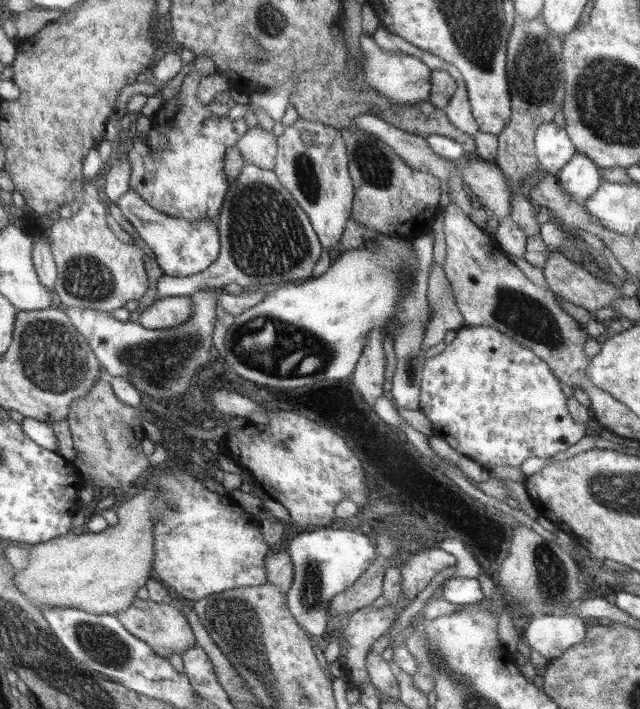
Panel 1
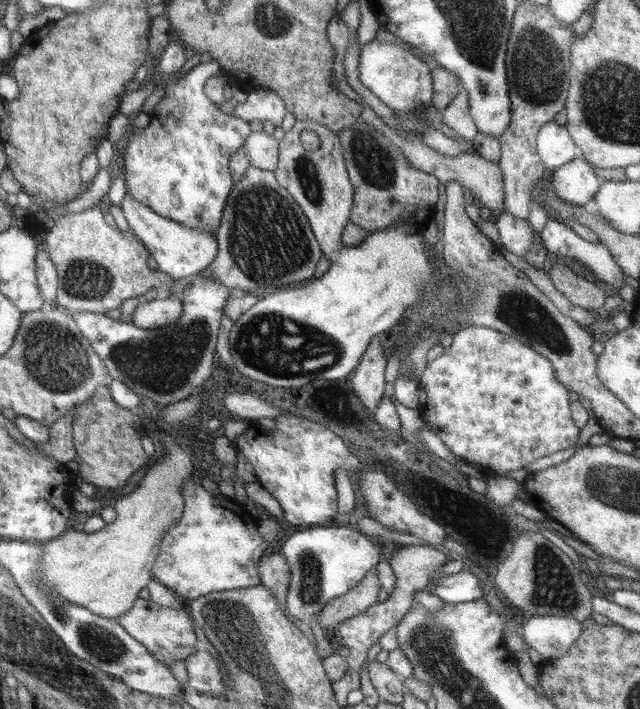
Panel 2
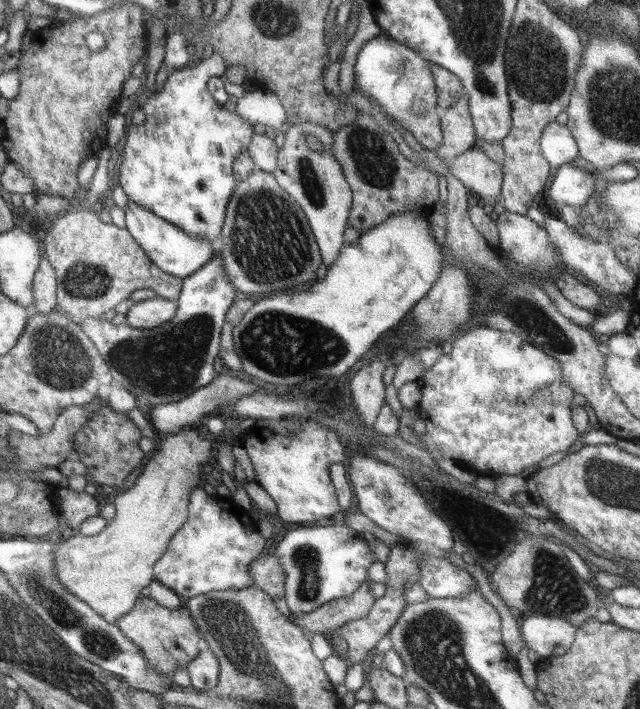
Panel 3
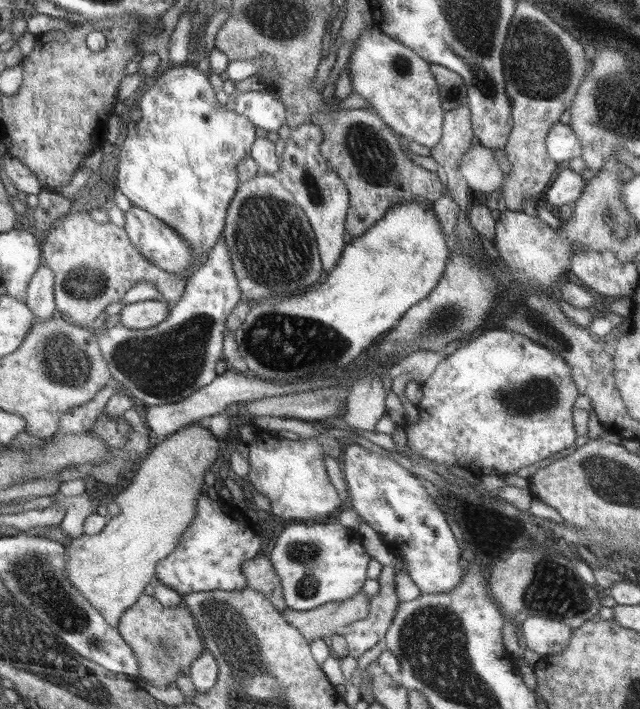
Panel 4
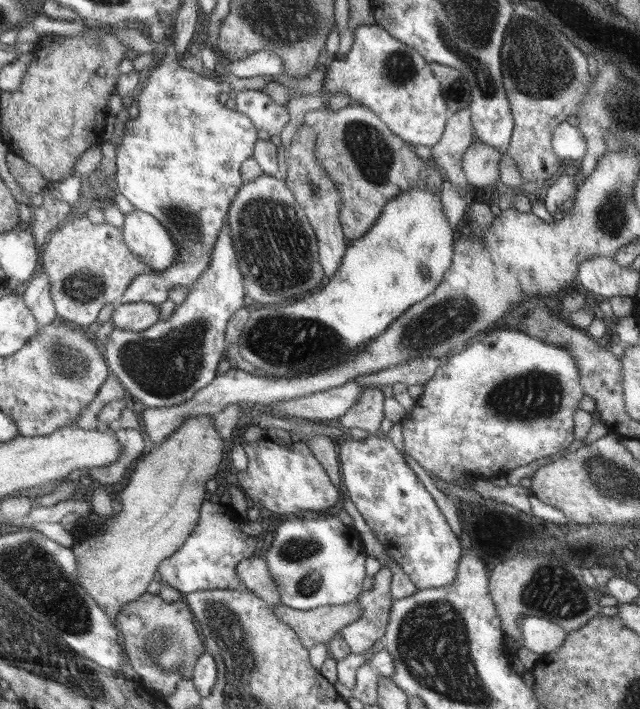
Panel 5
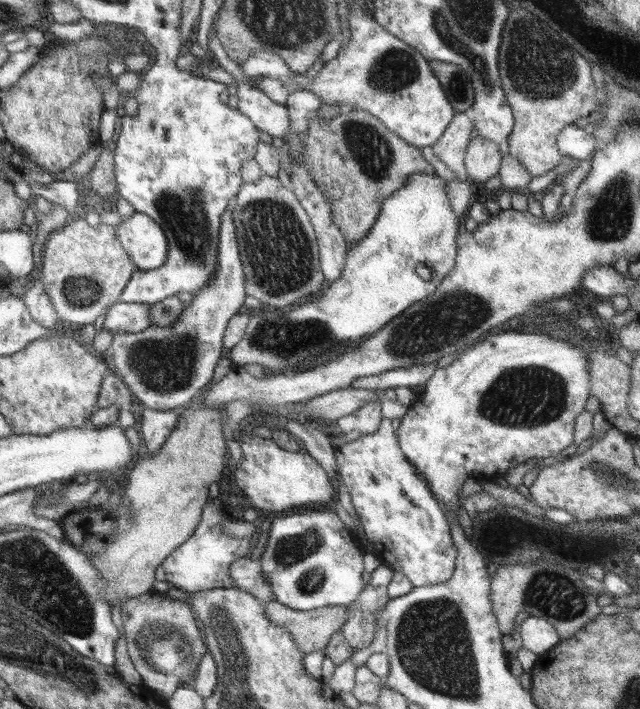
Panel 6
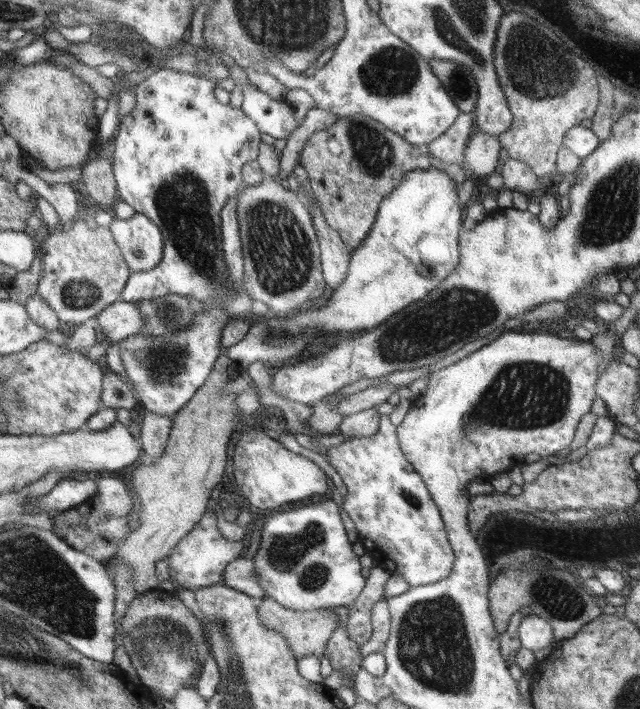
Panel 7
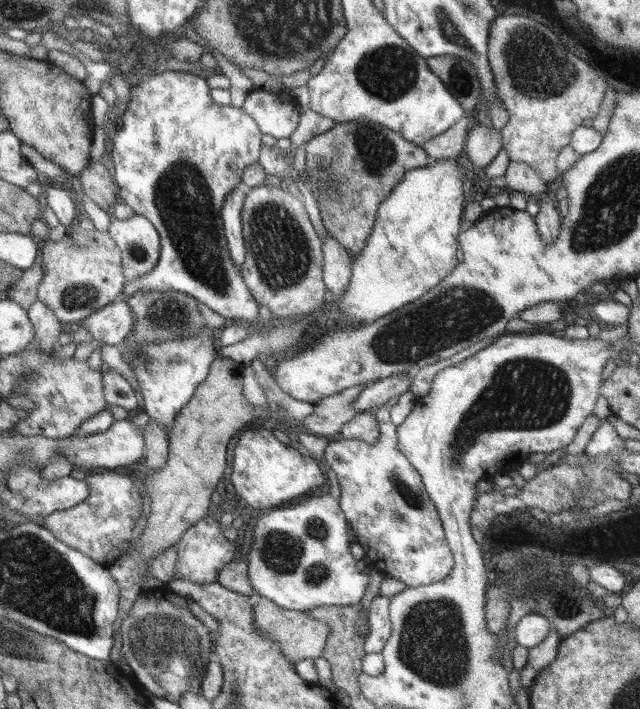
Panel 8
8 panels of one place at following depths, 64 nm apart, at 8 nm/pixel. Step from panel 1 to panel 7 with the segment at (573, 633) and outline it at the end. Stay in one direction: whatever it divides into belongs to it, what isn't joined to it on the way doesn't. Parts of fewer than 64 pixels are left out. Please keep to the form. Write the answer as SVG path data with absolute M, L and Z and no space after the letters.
M525 614L518 628L521 646L533 651L546 648L554 639L553 625L545 618Z

